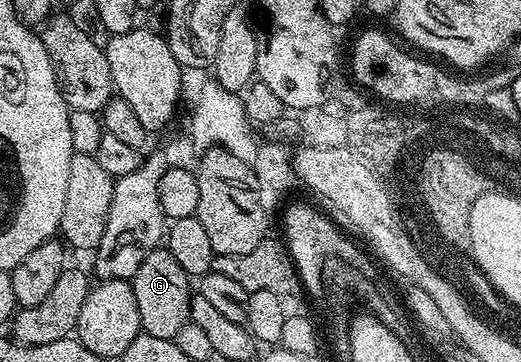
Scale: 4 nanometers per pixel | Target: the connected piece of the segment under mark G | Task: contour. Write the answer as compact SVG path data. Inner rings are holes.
M160 247L149 251L149 255L141 259L141 267L137 267L130 283L137 299L137 311L141 315L142 332L153 335L153 339L174 341L177 331L187 325L191 316L192 278L188 277L166 247Z

